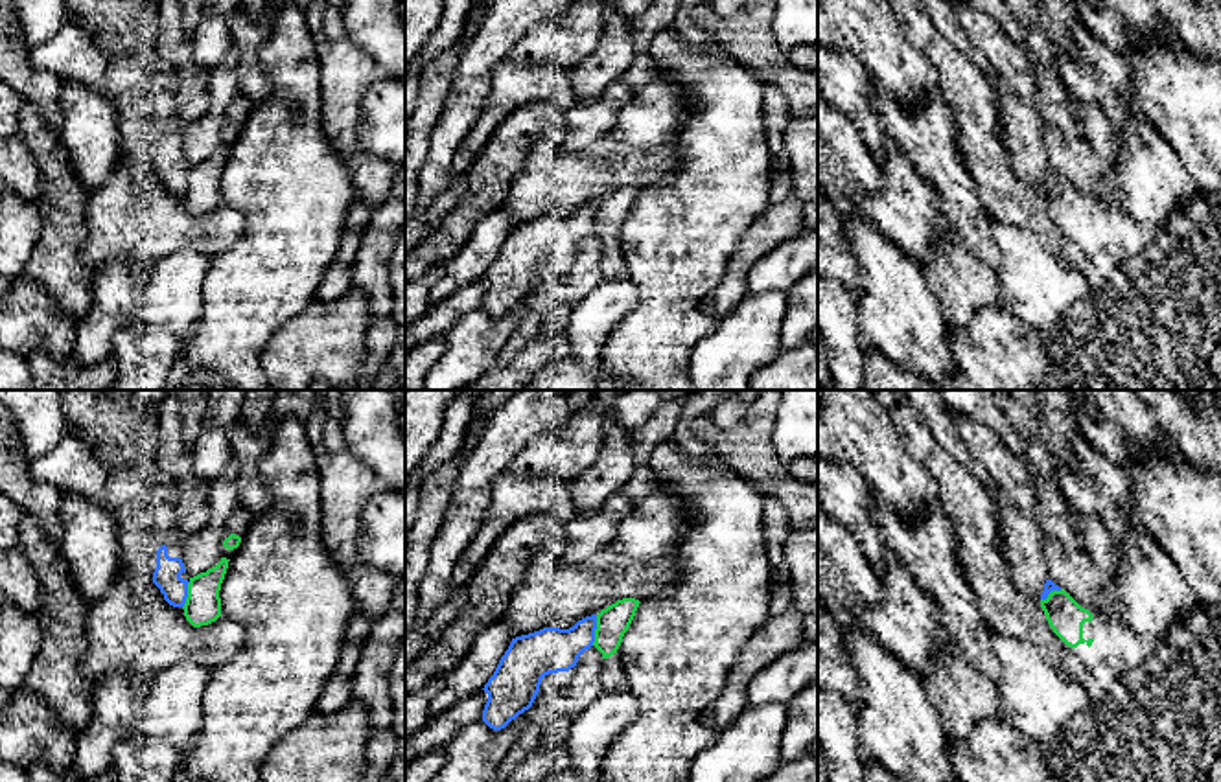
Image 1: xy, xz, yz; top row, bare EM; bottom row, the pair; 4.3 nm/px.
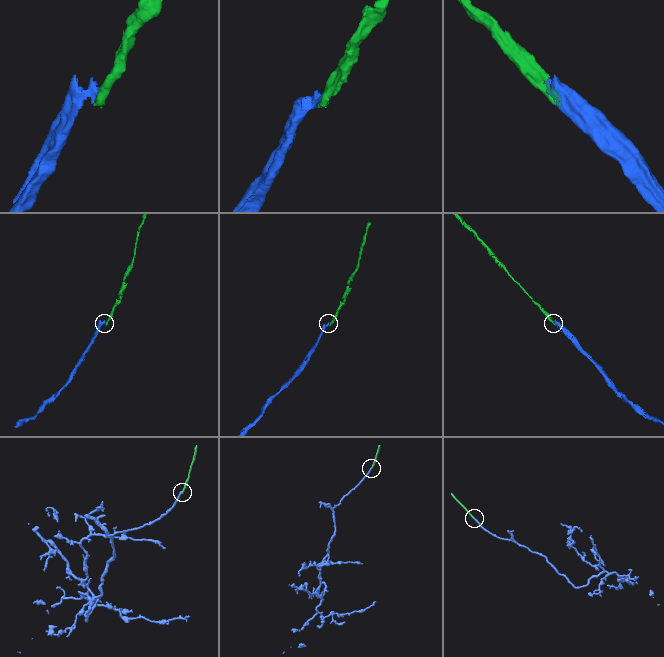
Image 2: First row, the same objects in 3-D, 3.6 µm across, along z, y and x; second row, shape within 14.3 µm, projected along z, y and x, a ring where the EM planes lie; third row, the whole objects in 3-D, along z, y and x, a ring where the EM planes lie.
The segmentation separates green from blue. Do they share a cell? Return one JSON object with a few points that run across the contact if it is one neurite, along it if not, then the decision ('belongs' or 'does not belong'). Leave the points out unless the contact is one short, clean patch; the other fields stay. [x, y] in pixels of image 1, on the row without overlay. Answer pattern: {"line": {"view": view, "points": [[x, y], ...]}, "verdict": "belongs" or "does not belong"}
{"line": {"view": "xz", "points": [[597, 203], [592, 232]]}, "verdict": "does not belong"}

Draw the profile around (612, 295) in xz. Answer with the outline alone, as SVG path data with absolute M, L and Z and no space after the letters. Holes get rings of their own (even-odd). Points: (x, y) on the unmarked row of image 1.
M604 278L582 302L573 305L567 326L571 357L593 368L611 329L626 318L639 302L632 280Z

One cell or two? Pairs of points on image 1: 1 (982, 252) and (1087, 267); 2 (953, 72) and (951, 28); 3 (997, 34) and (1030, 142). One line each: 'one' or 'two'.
1: two
2: two
3: one

